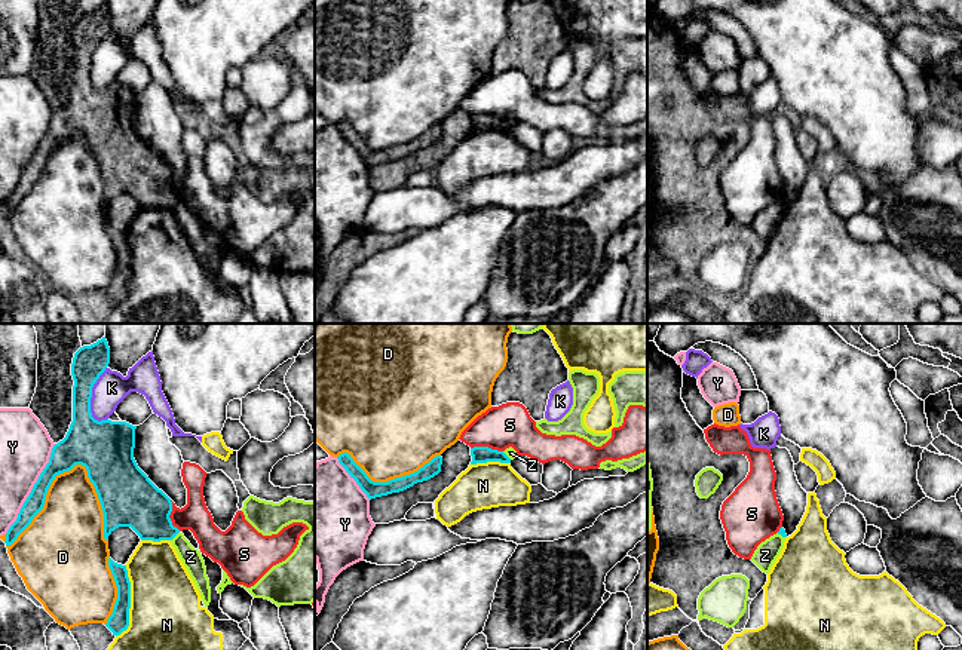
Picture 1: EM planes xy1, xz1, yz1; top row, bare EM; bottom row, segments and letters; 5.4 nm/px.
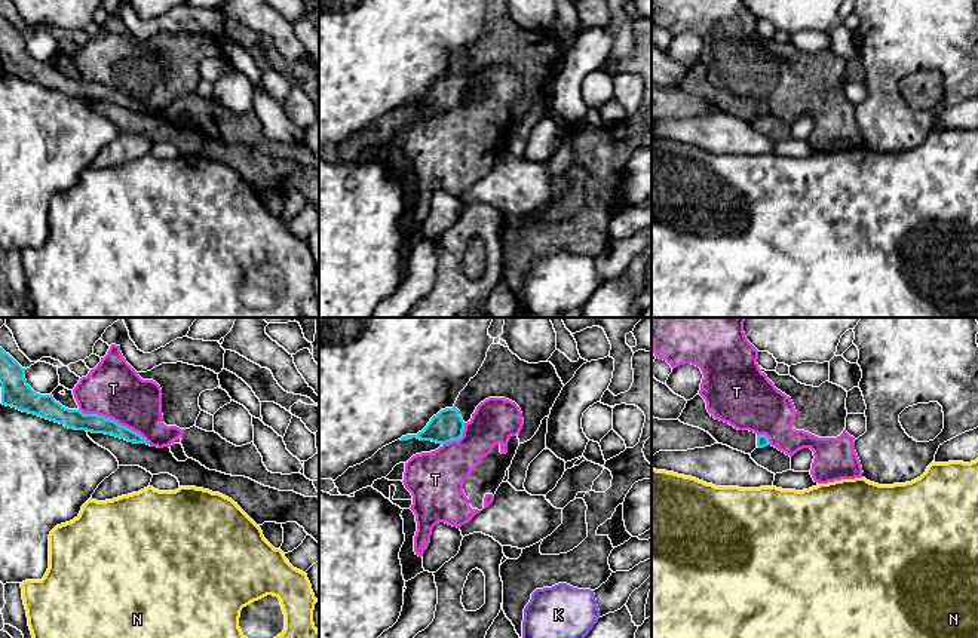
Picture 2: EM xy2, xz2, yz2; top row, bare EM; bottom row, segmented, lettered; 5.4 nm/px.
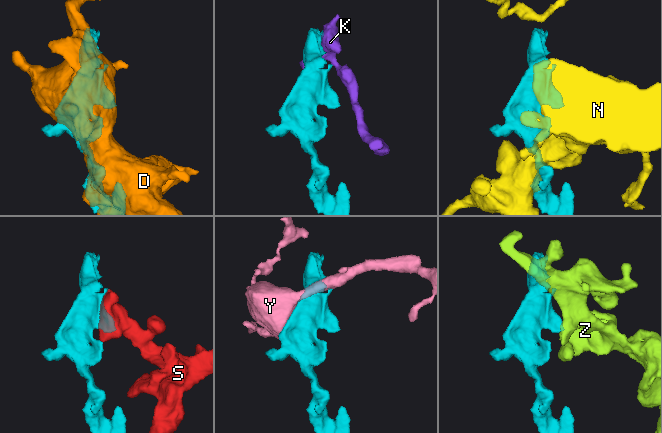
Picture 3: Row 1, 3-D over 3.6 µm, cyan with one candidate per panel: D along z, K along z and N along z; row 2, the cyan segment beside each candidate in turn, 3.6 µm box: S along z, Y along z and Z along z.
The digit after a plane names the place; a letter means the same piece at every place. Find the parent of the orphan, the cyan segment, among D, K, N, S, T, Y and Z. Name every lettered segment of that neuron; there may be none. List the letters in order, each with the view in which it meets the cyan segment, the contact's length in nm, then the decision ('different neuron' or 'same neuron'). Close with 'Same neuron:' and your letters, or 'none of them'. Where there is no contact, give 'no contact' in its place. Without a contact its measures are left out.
D: xy1 | 600 nm | different neuron
K: xy1 | 300 nm | different neuron
N: xy1 | 400 nm | different neuron
S: xy1 | 180 nm | different neuron
T: xy2 | 440 nm | different neuron
Y: xy1 | 550 nm | different neuron
Z: xy1 | 70 nm | different neuron
Same neuron: none of them

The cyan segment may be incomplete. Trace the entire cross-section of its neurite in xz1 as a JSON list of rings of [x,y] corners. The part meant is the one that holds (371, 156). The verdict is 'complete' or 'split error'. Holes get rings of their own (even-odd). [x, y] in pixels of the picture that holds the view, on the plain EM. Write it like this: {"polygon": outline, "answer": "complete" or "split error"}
{"polygon": [[[343,120],[338,125],[338,131],[346,137],[346,139],[356,148],[359,156],[367,162],[367,165],[376,166],[382,163],[387,163],[392,160],[404,159],[413,154],[417,150],[428,148],[441,139],[442,125],[436,123],[417,139],[390,147],[387,150],[374,150],[371,148],[367,141],[359,135],[350,122]]], "answer": "complete"}

